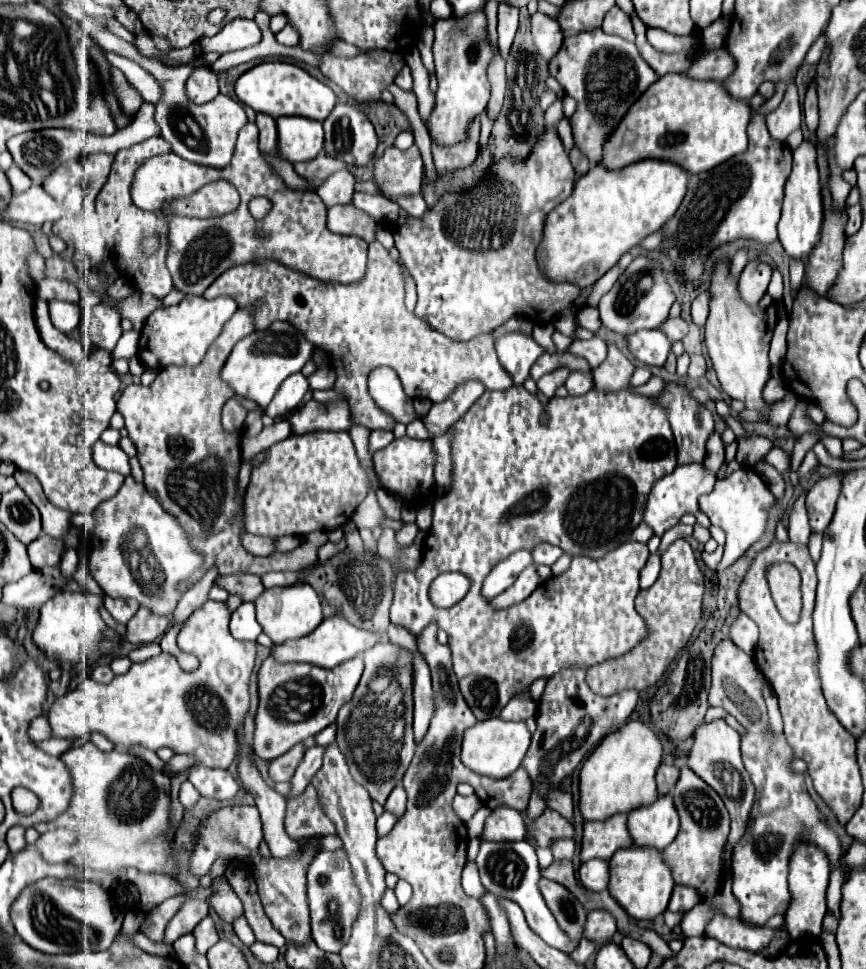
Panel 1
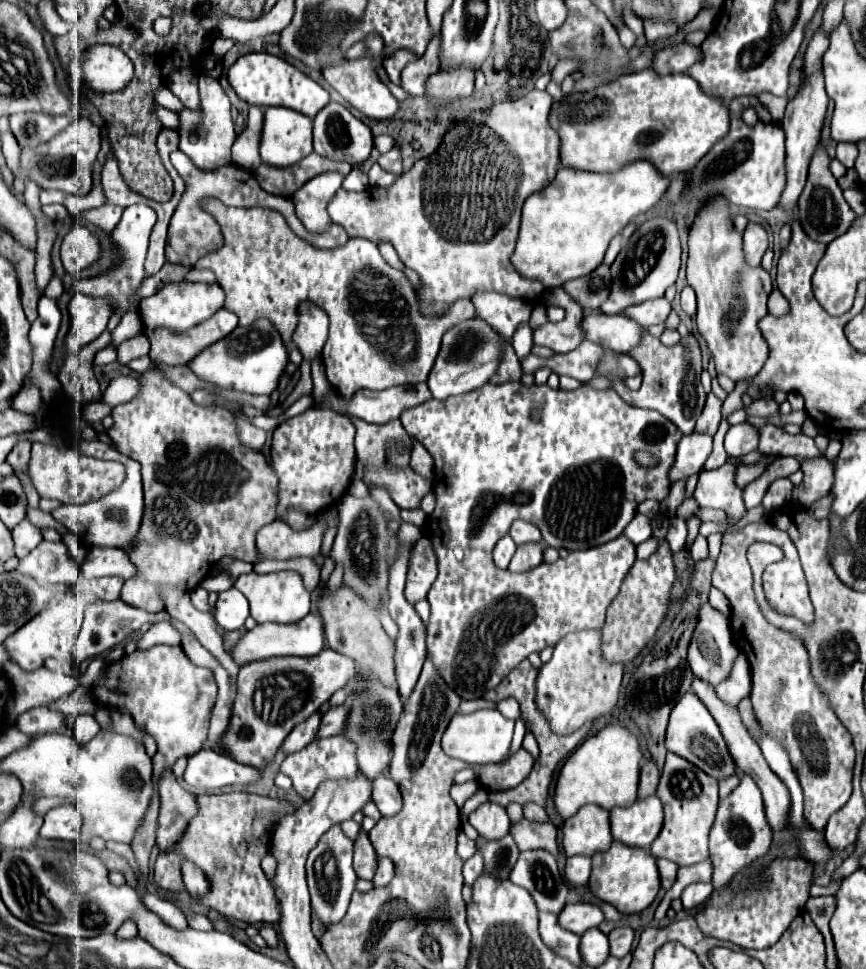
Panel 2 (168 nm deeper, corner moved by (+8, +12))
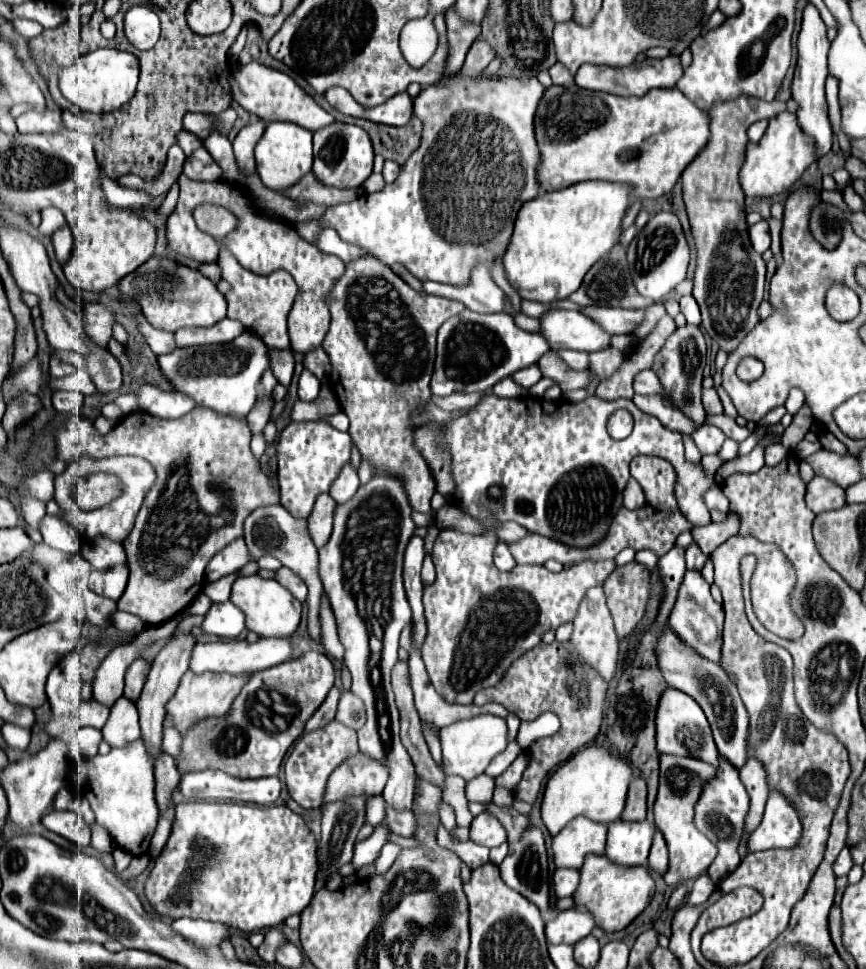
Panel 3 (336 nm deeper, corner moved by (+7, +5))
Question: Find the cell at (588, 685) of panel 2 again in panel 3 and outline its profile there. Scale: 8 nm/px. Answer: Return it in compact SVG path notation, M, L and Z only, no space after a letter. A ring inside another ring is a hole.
M591 587L587 591L587 595L581 601L581 607L577 611L577 619L573 623L575 623L575 631L573 631L571 641L575 645L577 655L581 657L583 663L597 669L605 681L611 681L611 677L615 673L615 667L617 667L617 659L619 659L619 647L617 647L619 639L617 639L617 633L615 633L615 627L613 627L611 613L605 605L603 587Z

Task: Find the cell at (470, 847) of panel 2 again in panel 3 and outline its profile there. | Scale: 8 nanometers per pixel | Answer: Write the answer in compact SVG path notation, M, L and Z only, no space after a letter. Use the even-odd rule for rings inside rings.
M441 801L441 807L439 807L439 817L441 817L441 823L443 823L449 831L453 831L453 827L455 827L455 811L453 811L453 807Z

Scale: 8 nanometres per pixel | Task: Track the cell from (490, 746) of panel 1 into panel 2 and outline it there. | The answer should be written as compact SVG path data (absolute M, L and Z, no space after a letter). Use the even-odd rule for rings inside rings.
M476 710L472 714L456 714L442 736L442 748L448 756L464 760L468 764L502 762L510 752L512 732L514 720L504 718L498 710Z

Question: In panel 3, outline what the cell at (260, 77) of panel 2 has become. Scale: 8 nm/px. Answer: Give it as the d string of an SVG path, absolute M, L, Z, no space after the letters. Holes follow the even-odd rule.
M251 61L247 65L239 65L239 71L235 69L235 65L231 67L231 91L233 91L233 99L249 113L257 115L263 121L291 121L299 127L305 127L307 131L315 133L321 127L327 127L329 123L333 123L333 117L321 109L313 97L309 97L289 75L265 67L257 61ZM237 89L243 95L237 95Z

